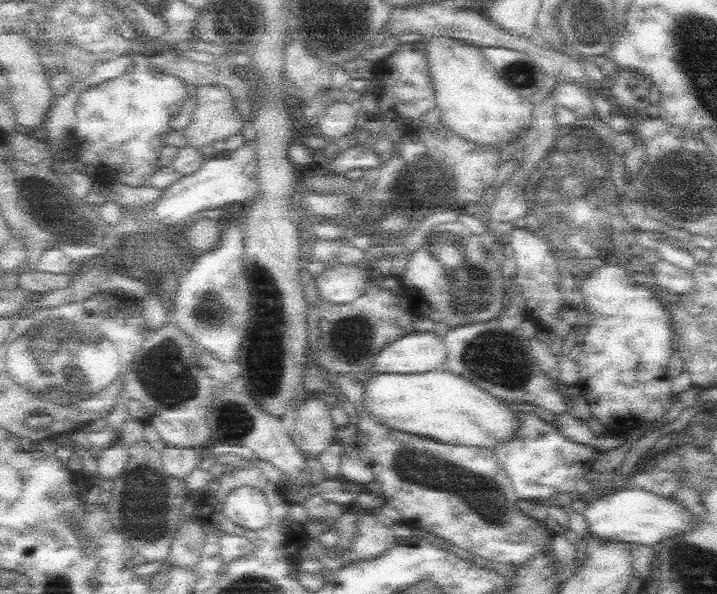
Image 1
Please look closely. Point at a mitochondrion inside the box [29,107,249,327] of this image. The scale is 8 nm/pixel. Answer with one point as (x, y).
(82, 228)

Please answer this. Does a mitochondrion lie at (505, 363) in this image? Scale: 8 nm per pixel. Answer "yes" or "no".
yes

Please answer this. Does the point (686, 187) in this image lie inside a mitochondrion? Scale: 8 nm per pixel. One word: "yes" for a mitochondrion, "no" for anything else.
yes

